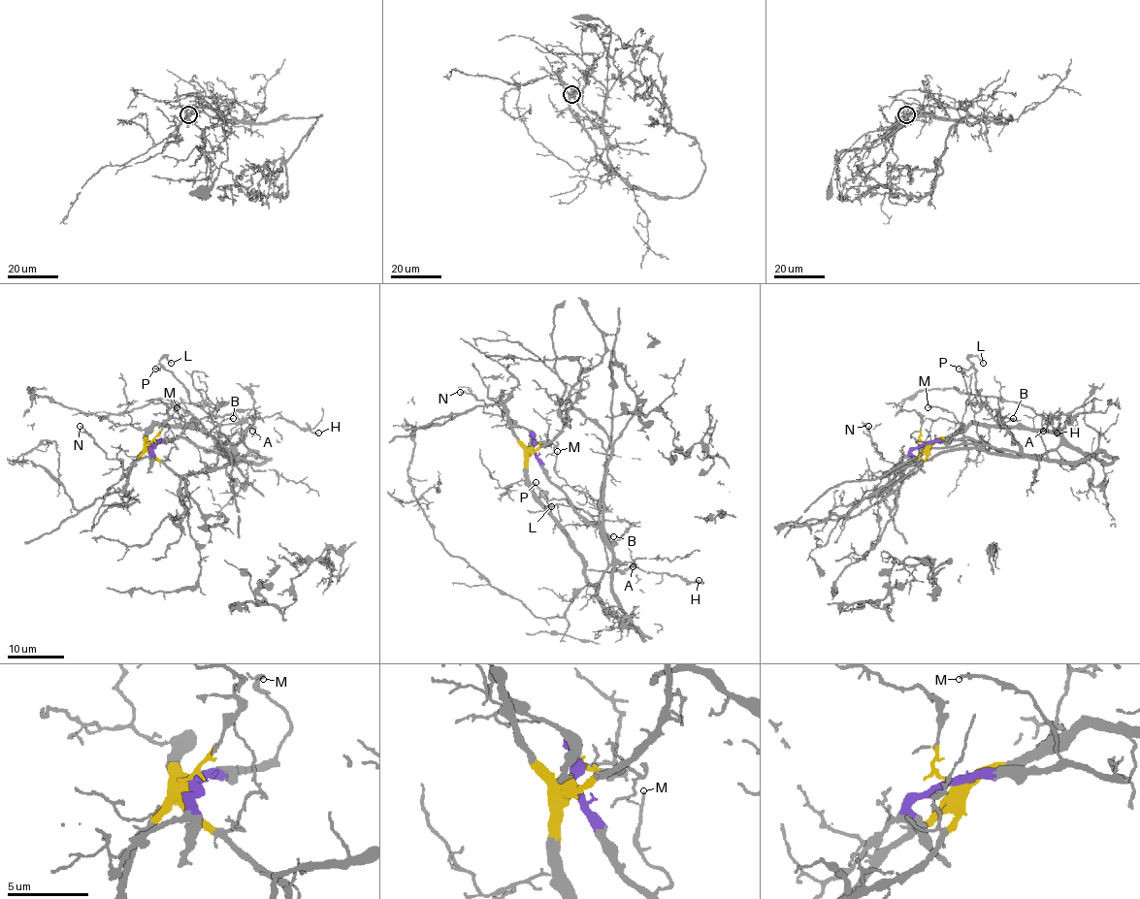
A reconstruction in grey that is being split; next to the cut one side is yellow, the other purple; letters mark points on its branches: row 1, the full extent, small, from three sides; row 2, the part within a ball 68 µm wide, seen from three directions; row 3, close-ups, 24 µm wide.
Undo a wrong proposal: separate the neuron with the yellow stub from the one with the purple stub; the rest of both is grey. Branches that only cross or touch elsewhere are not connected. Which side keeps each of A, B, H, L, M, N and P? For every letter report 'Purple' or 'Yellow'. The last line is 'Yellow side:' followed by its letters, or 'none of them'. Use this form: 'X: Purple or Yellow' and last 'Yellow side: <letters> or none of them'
A: Yellow
B: Purple
H: Yellow
L: Purple
M: Purple
N: Yellow
P: Purple
Yellow side: A, H, N

